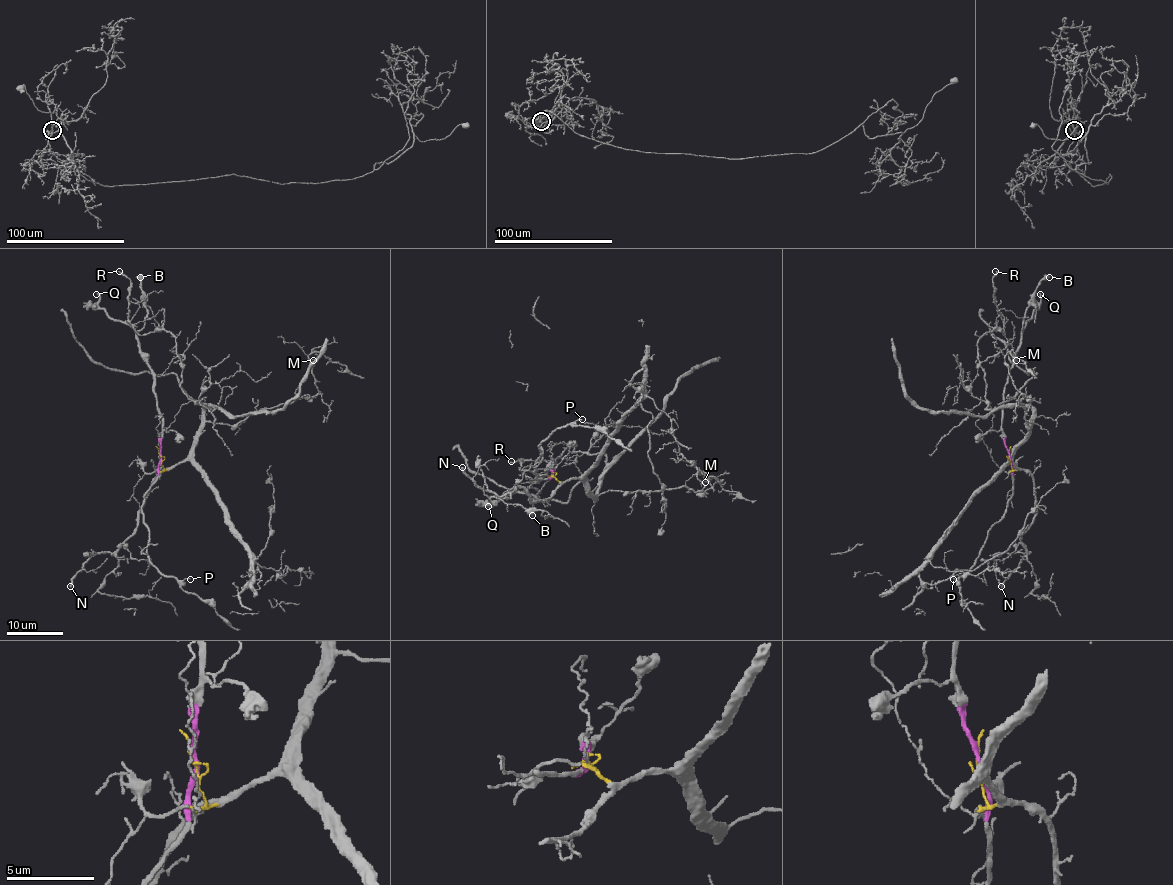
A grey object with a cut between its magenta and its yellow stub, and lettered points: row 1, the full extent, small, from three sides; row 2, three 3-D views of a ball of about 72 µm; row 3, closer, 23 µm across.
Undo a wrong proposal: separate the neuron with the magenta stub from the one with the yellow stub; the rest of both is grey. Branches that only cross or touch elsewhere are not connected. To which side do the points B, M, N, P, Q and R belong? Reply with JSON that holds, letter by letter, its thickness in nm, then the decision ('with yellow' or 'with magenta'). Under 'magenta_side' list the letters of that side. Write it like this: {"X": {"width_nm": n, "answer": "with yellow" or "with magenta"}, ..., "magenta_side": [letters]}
{"B": {"width_nm": 440, "answer": "with magenta"}, "M": {"width_nm": 120, "answer": "with yellow"}, "N": {"width_nm": 280, "answer": "with yellow"}, "P": {"width_nm": 120, "answer": "with magenta"}, "Q": {"width_nm": 280, "answer": "with magenta"}, "R": {"width_nm": 200, "answer": "with yellow"}, "magenta_side": ["B", "P", "Q"]}

